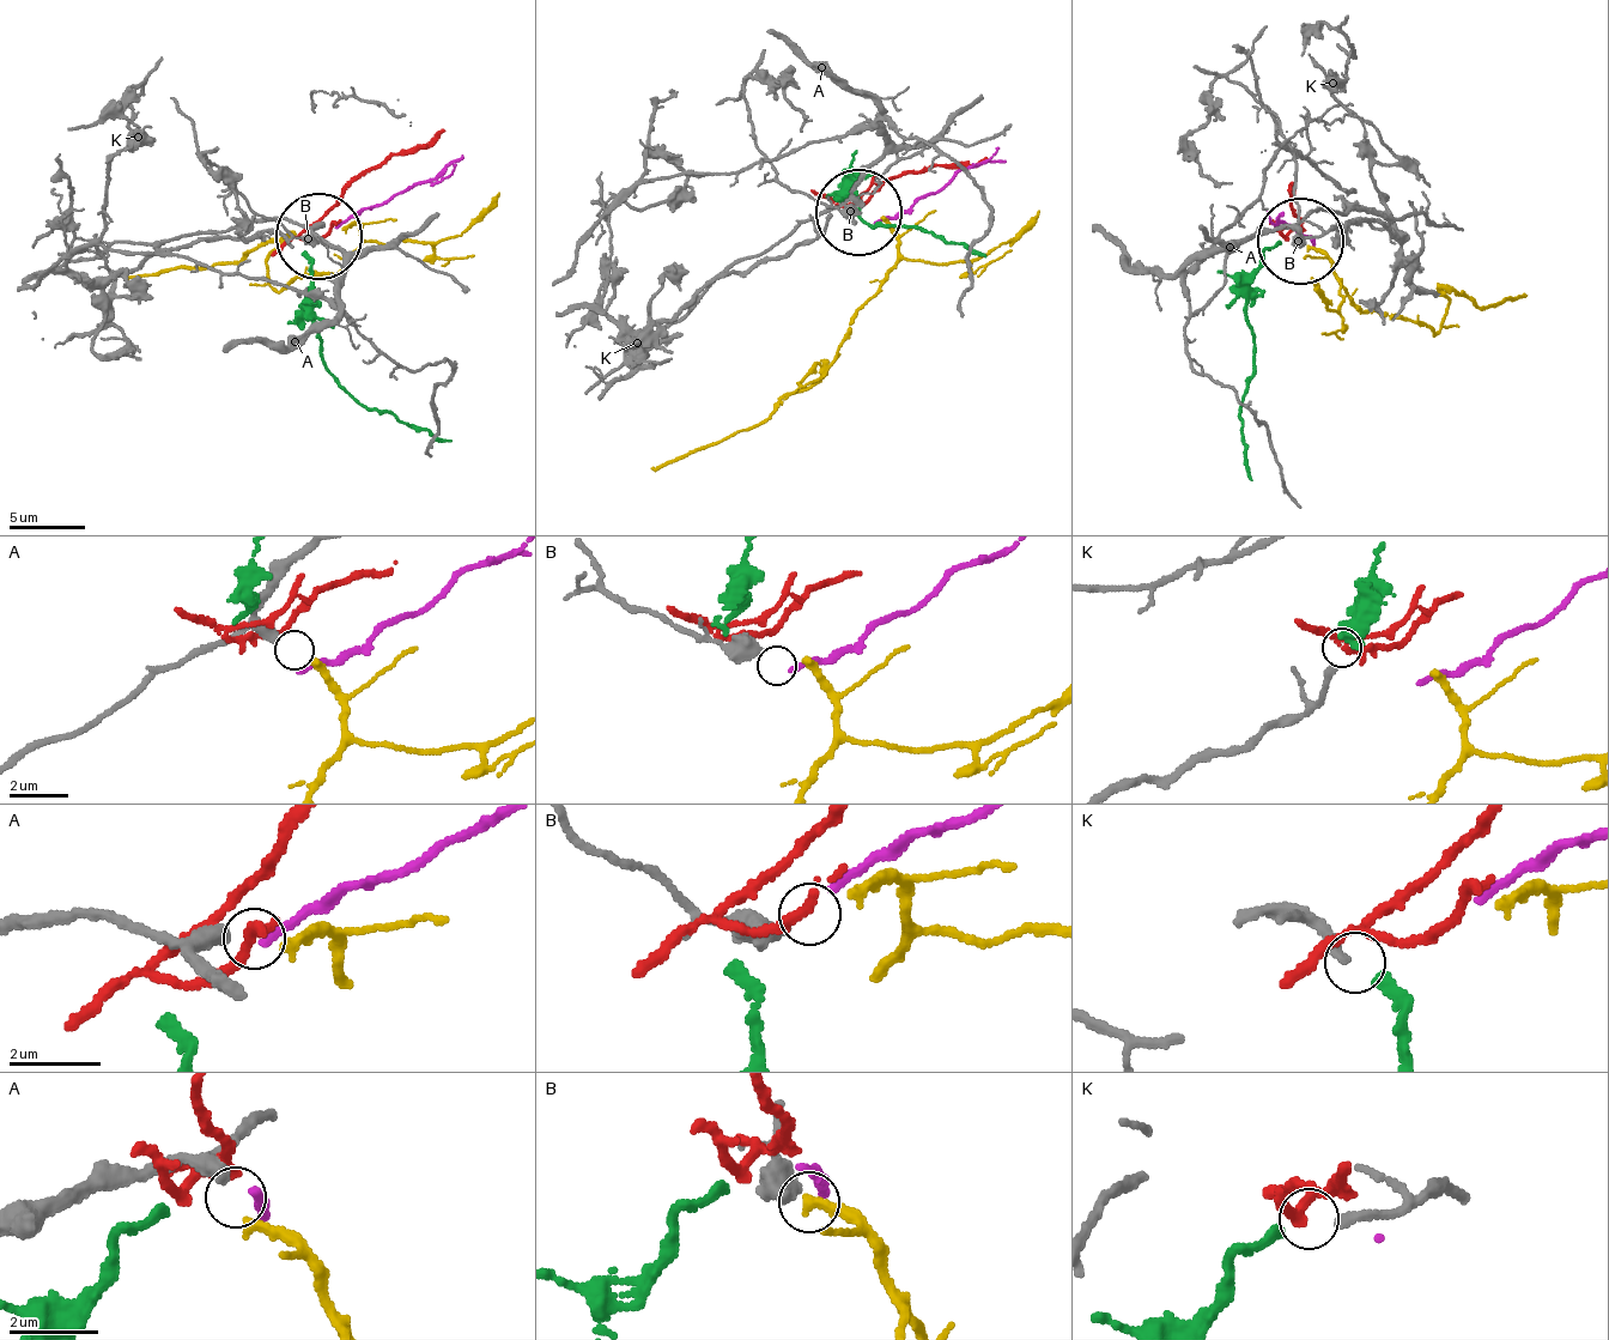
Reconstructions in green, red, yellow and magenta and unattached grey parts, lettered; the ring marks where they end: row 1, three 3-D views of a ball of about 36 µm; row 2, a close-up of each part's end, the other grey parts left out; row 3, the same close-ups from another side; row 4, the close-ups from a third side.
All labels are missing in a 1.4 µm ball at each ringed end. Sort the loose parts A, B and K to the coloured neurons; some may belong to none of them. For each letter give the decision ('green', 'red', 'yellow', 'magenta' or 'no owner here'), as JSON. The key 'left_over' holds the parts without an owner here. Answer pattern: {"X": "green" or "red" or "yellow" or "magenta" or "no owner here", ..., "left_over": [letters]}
{"A": "yellow", "B": "magenta", "K": "green", "left_over": []}

